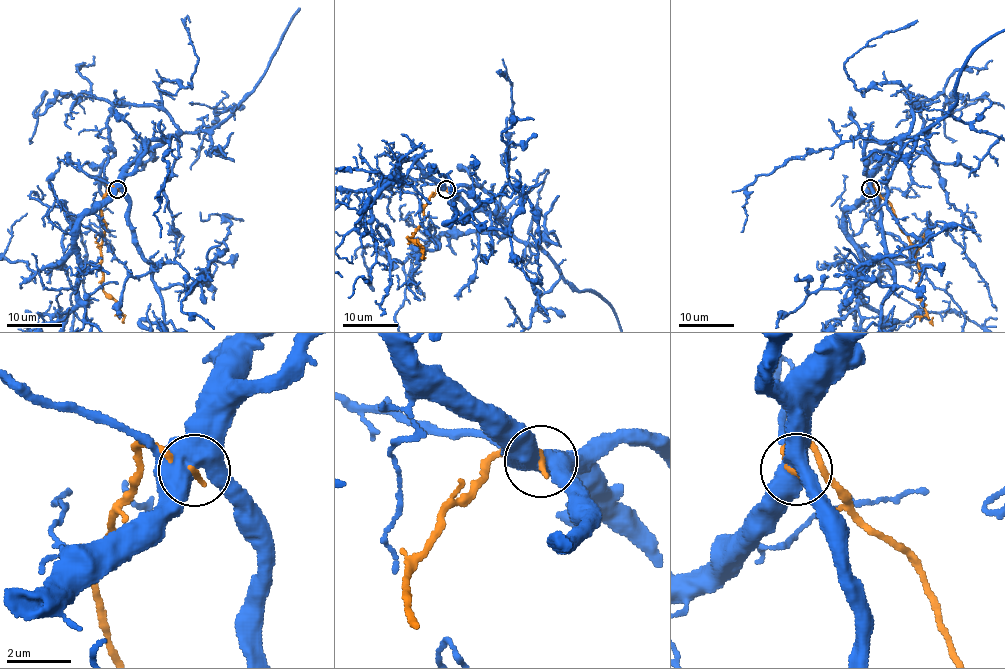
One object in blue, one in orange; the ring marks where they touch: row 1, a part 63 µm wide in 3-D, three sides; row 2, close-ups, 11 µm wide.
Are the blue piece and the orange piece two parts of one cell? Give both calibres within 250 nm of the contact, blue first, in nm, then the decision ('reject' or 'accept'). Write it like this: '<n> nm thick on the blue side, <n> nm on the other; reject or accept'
550 nm thick on the blue side, 140 nm on the other; reject

